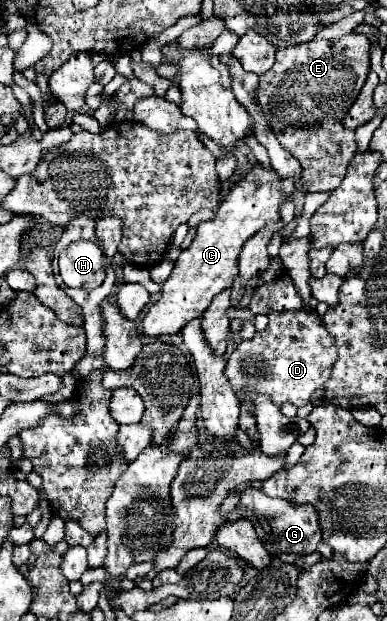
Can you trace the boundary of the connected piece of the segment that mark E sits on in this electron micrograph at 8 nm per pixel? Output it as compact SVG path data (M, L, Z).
M346 34L338 40L312 40L308 44L298 44L290 48L280 48L276 52L276 62L270 72L260 76L258 88L258 104L262 106L264 114L270 118L272 128L280 144L302 164L304 172L304 188L306 192L328 192L340 186L348 162L356 154L356 140L354 130L346 130L342 126L342 118L346 116L348 108L360 94L370 70L370 40L364 34Z

